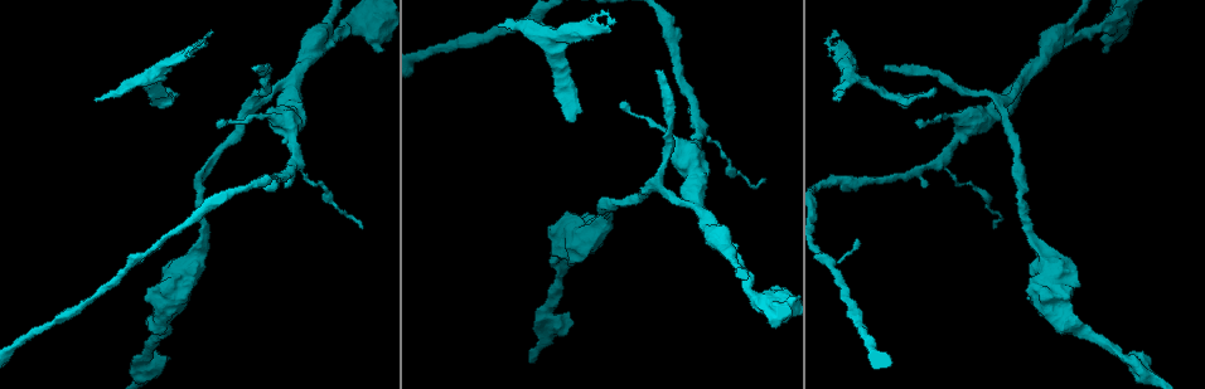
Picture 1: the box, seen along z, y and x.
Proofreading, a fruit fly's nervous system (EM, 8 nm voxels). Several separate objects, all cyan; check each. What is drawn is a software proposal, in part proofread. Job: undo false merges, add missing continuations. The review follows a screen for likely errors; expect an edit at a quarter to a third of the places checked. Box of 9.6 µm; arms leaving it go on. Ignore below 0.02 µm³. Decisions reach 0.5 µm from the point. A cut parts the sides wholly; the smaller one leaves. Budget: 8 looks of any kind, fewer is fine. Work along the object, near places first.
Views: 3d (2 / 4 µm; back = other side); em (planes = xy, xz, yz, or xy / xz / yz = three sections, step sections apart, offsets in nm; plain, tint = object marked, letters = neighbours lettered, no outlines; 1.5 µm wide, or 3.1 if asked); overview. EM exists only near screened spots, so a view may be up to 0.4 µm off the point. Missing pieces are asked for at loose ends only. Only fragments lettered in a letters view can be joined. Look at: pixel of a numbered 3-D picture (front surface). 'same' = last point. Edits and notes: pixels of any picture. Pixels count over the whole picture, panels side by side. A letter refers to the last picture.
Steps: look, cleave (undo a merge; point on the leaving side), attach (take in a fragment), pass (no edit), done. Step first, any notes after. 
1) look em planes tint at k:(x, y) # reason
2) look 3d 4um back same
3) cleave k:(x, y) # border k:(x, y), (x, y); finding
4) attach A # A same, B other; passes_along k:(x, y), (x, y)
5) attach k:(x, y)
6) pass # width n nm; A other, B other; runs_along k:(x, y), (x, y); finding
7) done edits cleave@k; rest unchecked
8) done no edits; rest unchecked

look 3d 4um at 1:(503, 26) # an open end

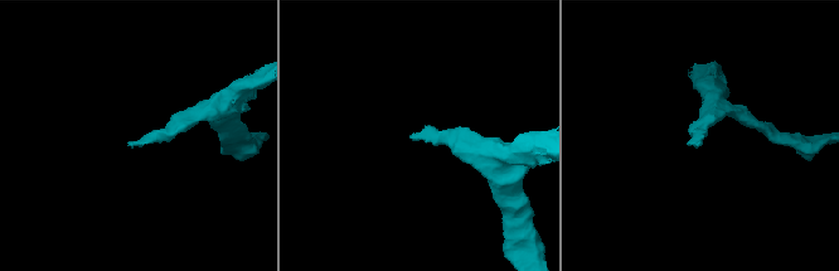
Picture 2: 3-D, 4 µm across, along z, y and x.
look em planes letters at 2:(132, 148) # now the EM

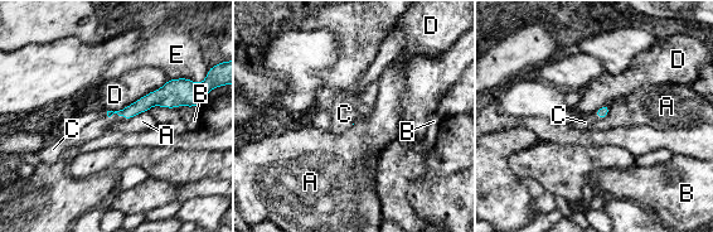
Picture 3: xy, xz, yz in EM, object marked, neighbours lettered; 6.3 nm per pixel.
attach C # A other, B other, C same, D other, E other; passes_along 3:(153, 98), (116, 112), (97, 127); it goes on there

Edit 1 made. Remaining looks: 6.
look overview # see it whole again

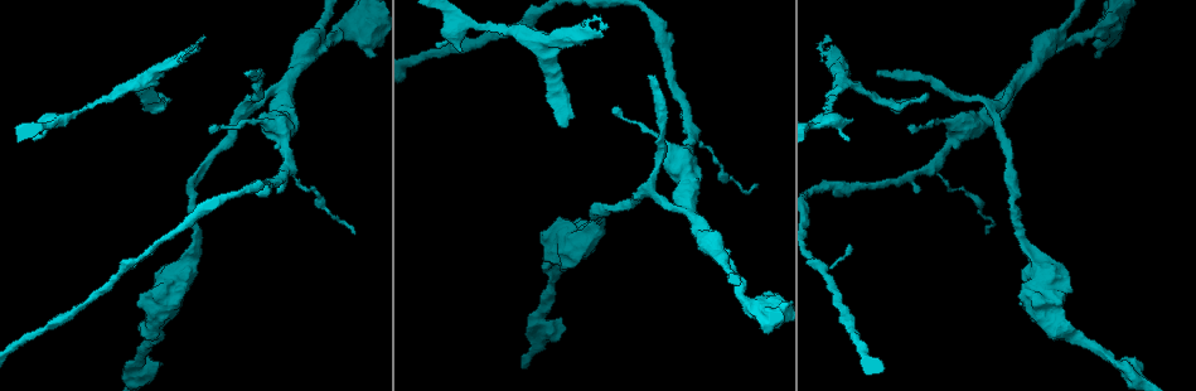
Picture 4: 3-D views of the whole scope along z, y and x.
look em planes plain at 4:(927, 97) # an open end

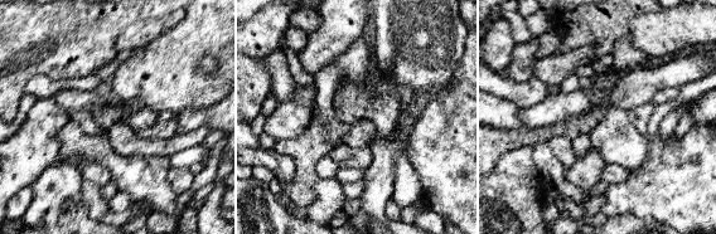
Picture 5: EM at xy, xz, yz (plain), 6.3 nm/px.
look em planes letters same # what lies round it

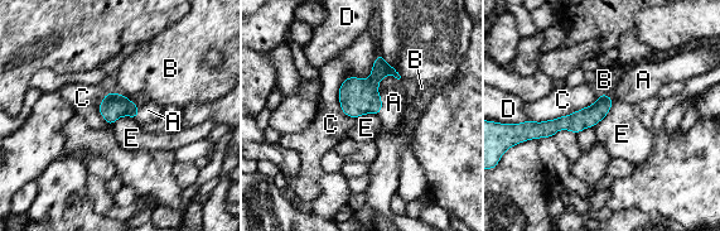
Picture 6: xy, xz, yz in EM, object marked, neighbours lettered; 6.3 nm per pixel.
attach A # A same, B other, C other, D other, E other; it goes on there

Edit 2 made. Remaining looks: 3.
look 3d 4um at 4:(720, 258) # three-way junction

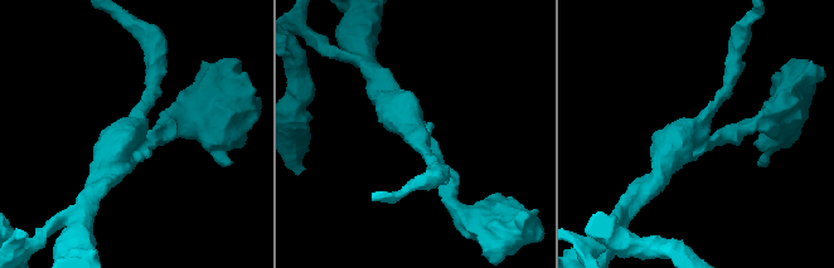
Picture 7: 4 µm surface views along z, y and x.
look em xy step 4 tint at 7:(132, 133) # arms 3; arm_widths 170, 220, 320 nm

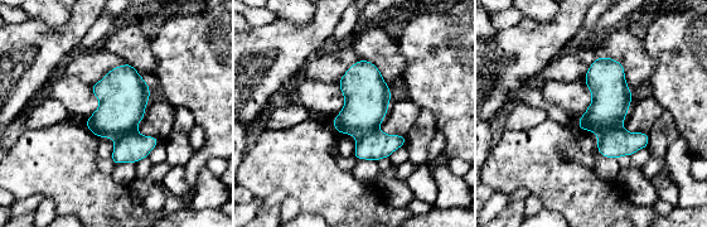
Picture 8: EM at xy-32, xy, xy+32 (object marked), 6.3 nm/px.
look em planes letters same # cut it another way

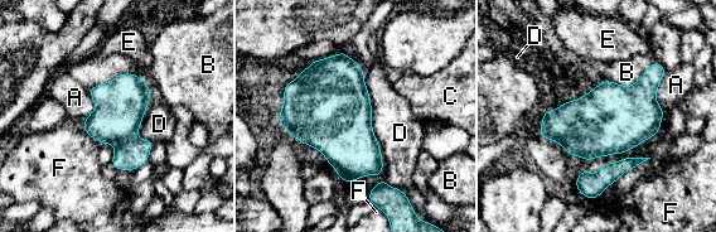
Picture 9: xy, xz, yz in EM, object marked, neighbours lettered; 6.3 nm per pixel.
cleave 9:(120, 104) # longest_contact D 650 nm; A other, B other, C other, D other, E other, F other; a second cell is stuck on

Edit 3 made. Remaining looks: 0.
done edits attach@3, attach@6, cleave@9; rest unchecked

